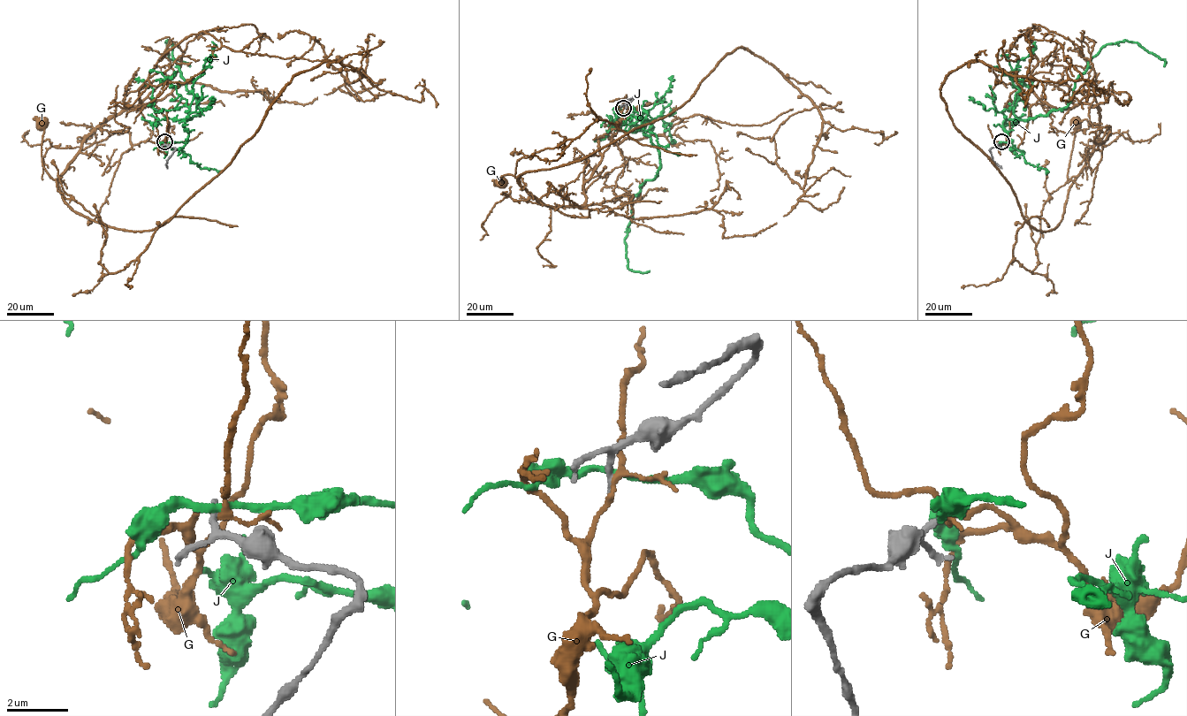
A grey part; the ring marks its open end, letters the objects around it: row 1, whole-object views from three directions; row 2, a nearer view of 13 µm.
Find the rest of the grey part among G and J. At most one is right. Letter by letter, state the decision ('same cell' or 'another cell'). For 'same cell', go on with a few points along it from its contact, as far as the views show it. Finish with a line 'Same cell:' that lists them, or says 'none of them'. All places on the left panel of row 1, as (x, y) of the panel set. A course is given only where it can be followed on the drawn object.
G: another cell
J: another cell
Same cell: none of them

